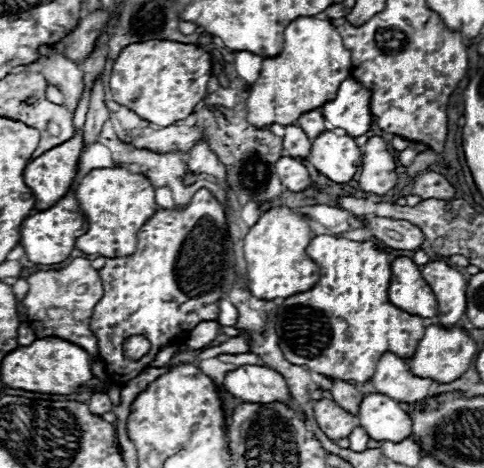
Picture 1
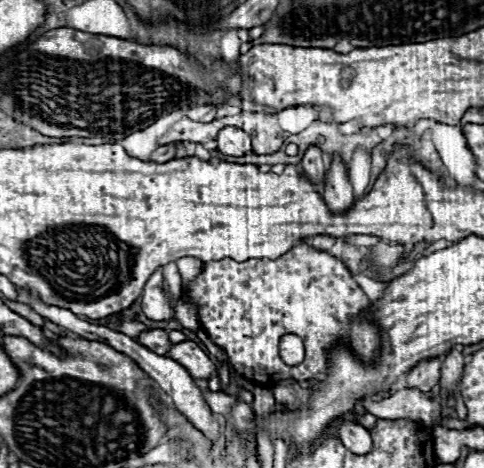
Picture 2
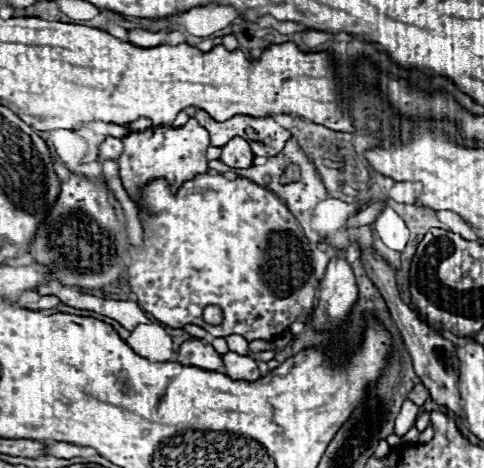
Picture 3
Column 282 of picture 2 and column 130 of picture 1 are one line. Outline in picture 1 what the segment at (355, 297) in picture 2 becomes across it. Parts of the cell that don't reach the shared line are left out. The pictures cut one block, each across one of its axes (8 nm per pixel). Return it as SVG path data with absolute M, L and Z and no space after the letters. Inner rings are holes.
M198 190L198 194L194 194L194 198L190 200L190 204L188 204L186 208L182 208L182 210L158 210L158 212L146 222L146 226L142 226L142 230L138 230L138 248L136 248L134 254L130 254L130 256L120 256L120 258L108 258L108 260L106 260L106 266L98 270L98 272L100 272L100 278L102 278L102 286L104 286L104 296L102 296L102 300L98 302L98 306L94 308L94 314L92 314L92 320L90 320L90 328L92 328L94 336L98 338L98 348L100 348L100 358L102 358L102 362L104 362L104 370L108 372L108 378L110 378L114 384L126 384L128 380L136 378L144 368L150 368L150 362L156 358L156 354L158 354L166 344L170 344L170 342L182 342L198 322L204 322L204 320L218 320L218 304L216 304L216 302L218 302L220 298L226 298L226 296L228 296L228 290L230 290L230 286L232 286L232 282L234 282L234 278L236 278L236 276L234 276L234 252L232 252L232 242L230 242L230 238L228 238L226 232L228 232L228 224L226 224L226 216L224 216L222 206L218 204L218 200L216 200L208 190ZM132 334L140 334L140 336L148 338L150 344L152 344L150 354L144 356L144 358L138 360L138 362L130 362L130 360L126 360L126 358L122 356L122 342L124 342L128 336L132 336Z

